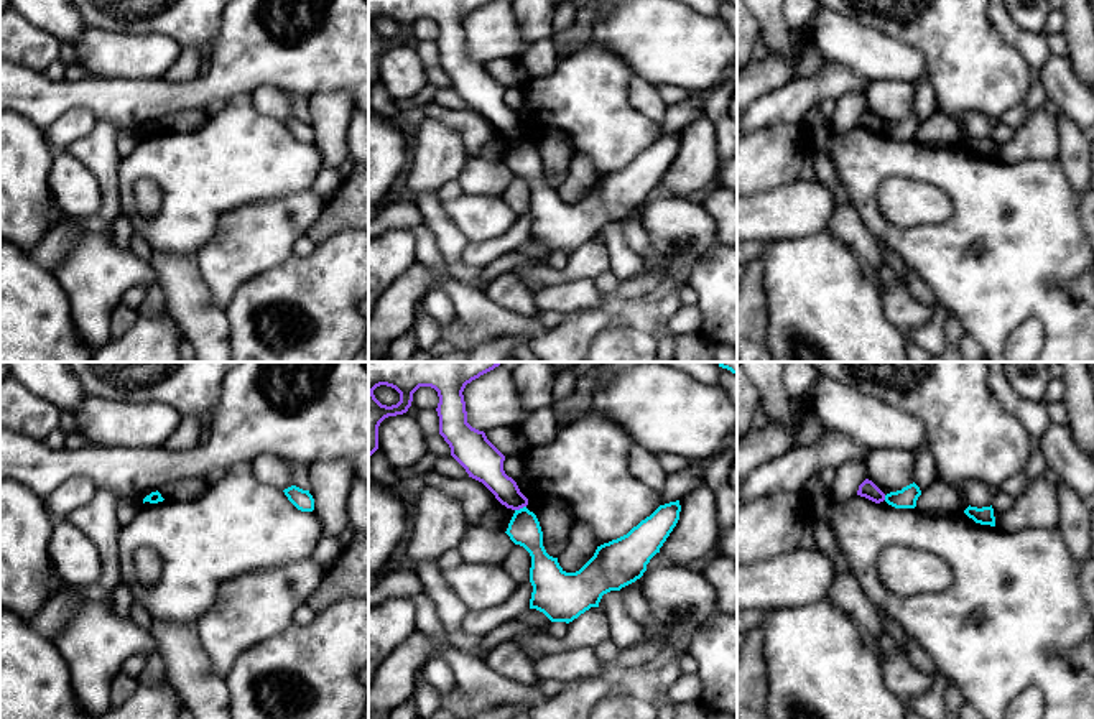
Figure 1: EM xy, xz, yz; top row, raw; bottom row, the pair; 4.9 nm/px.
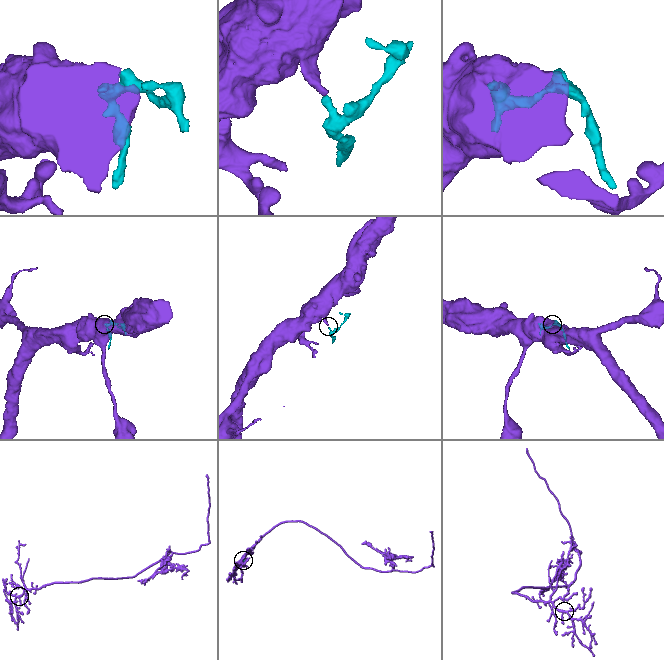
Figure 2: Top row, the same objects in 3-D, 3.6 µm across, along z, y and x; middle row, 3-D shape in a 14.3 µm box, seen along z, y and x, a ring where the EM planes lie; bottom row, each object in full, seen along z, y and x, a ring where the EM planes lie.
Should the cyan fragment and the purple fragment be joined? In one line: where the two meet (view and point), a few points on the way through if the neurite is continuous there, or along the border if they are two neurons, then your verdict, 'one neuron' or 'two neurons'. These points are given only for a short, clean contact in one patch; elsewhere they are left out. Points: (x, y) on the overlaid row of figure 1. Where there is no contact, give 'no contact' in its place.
meets cyan in xz at (520, 509); border along xz (525, 505), (515, 510); two neurons

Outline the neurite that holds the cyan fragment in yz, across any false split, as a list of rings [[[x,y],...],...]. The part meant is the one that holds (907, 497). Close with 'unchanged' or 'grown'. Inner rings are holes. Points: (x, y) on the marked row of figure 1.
[[[913,482],[903,487],[902,490],[887,494],[885,502],[895,508],[915,508],[920,495],[921,495],[921,490]]]; unchanged

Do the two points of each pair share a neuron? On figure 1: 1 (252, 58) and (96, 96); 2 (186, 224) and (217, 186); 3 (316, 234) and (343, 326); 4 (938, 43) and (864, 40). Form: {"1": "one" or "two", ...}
{"1": "one", "2": "one", "3": "two", "4": "two"}

